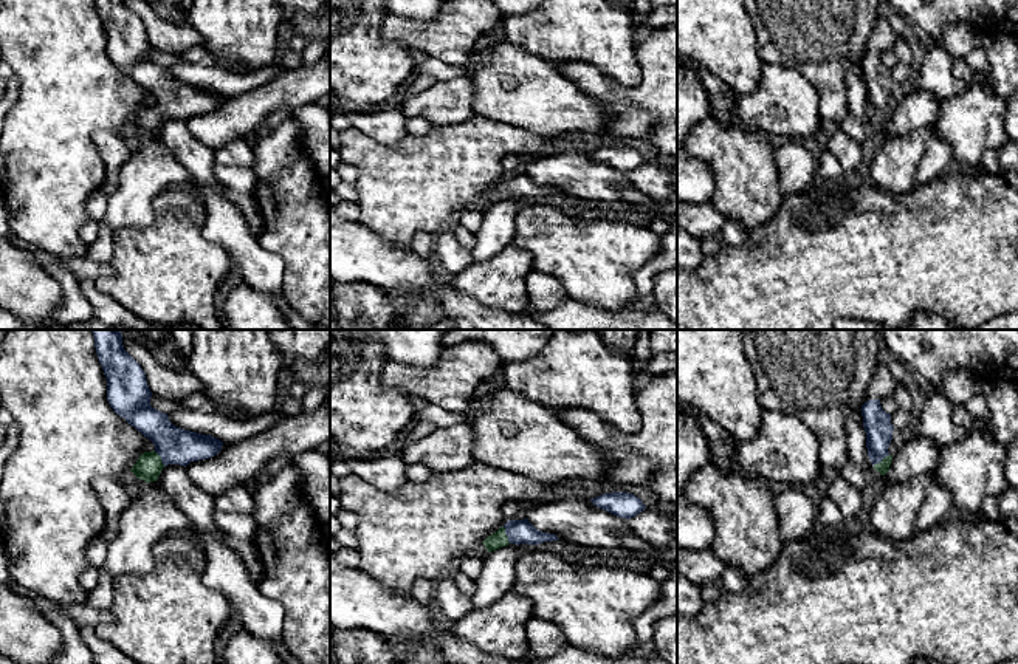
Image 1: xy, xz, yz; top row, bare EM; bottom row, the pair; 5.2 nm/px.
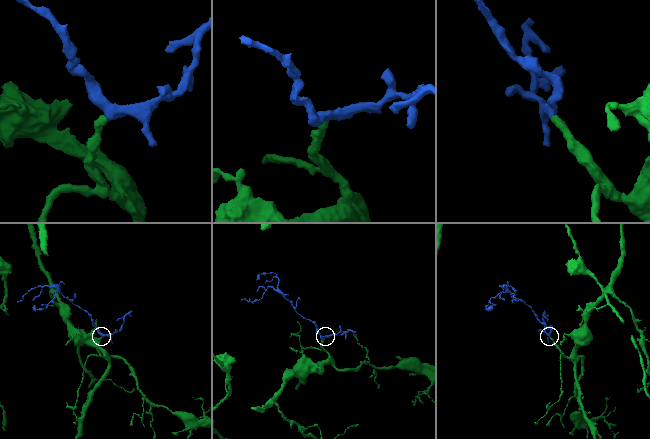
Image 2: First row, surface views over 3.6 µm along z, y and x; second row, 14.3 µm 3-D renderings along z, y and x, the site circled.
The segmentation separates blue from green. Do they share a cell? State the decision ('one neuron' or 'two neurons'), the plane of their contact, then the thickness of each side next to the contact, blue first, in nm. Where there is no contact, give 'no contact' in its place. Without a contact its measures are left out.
one neuron | xz | 130/90 nm

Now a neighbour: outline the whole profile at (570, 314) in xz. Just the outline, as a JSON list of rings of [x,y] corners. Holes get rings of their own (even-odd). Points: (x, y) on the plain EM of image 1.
[[[527,296],[525,311],[549,330],[677,330],[657,306],[649,311],[609,313],[567,297],[556,306],[539,311]]]

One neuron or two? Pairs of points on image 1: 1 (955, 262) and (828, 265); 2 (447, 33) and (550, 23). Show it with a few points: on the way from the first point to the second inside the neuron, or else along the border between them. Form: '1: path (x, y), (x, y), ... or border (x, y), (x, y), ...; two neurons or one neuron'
1: path (924, 260), (859, 260); one neuron
2: border (505, 17), (499, 27), (499, 36), (488, 44); two neurons

